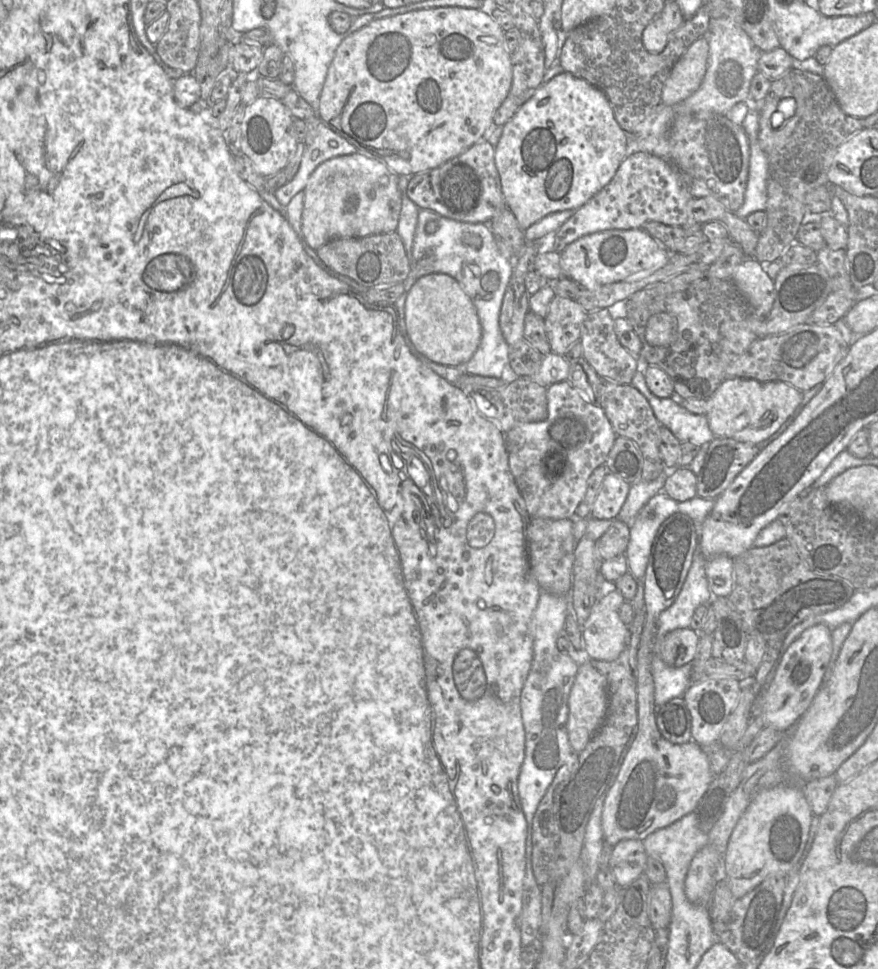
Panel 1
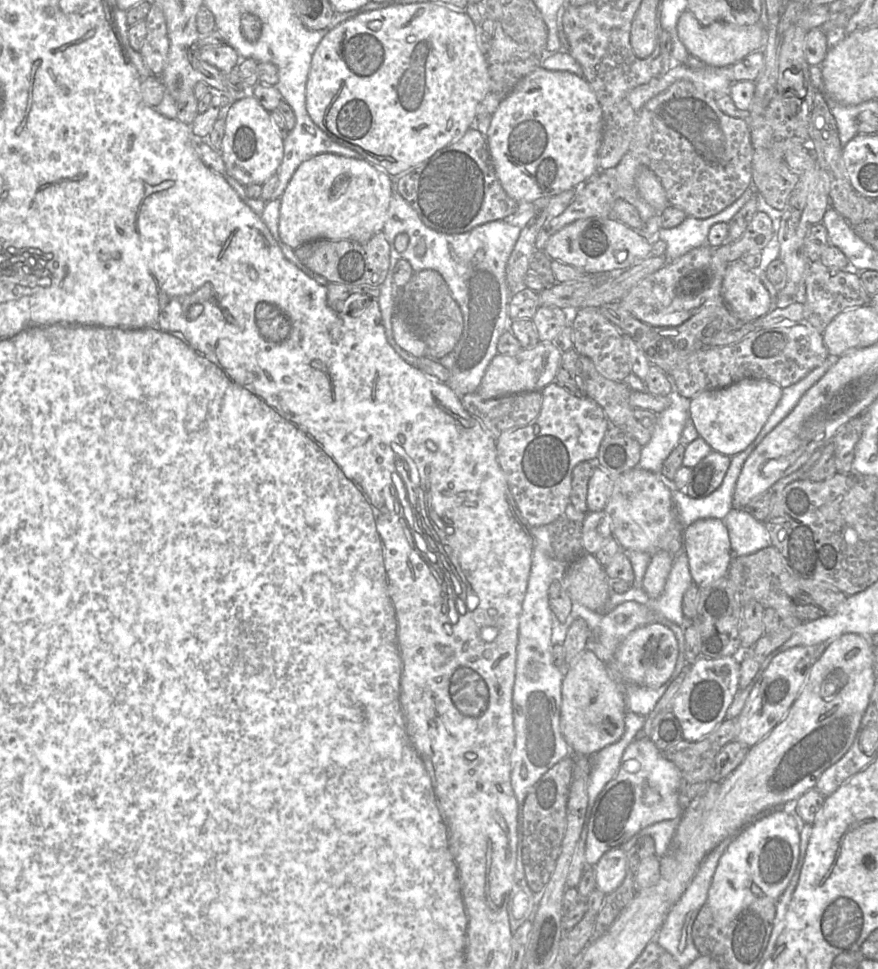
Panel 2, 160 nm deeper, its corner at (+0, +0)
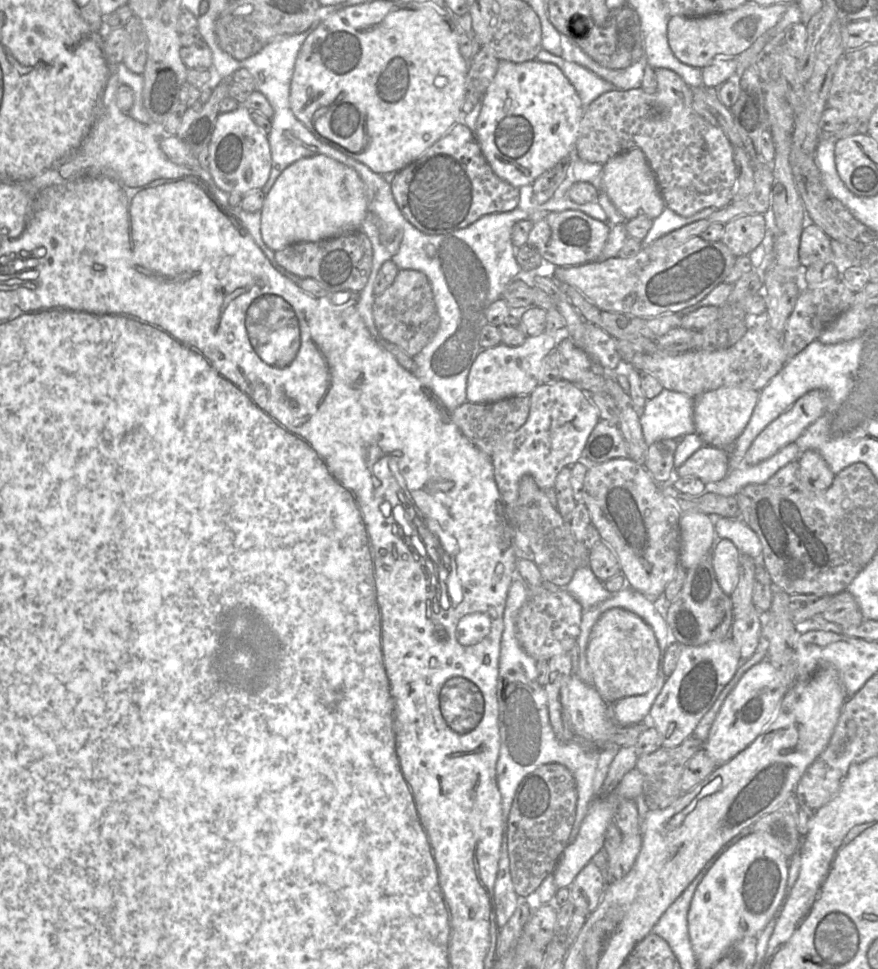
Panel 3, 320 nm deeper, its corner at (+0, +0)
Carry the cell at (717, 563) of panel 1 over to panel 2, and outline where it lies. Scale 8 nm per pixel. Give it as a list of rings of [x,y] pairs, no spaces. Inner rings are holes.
[[[699,519],[684,528],[683,550],[687,555],[693,582],[706,587],[722,577],[728,577],[728,570],[733,559],[727,527],[720,519]]]

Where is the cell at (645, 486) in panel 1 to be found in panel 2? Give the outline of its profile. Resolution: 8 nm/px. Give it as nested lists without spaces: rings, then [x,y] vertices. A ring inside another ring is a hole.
[[[674,390],[669,397],[671,405],[658,414],[652,437],[641,448],[637,467],[655,473],[670,491],[674,491],[676,489],[674,482],[662,475],[661,469],[666,458],[679,444],[682,431],[689,420],[690,399]]]

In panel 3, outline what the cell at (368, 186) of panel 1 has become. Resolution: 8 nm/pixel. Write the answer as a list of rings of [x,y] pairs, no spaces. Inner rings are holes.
[[[323,155],[301,158],[280,174],[266,194],[260,210],[262,238],[269,248],[279,251],[298,242],[318,242],[361,231],[367,205],[365,185],[352,167]]]

